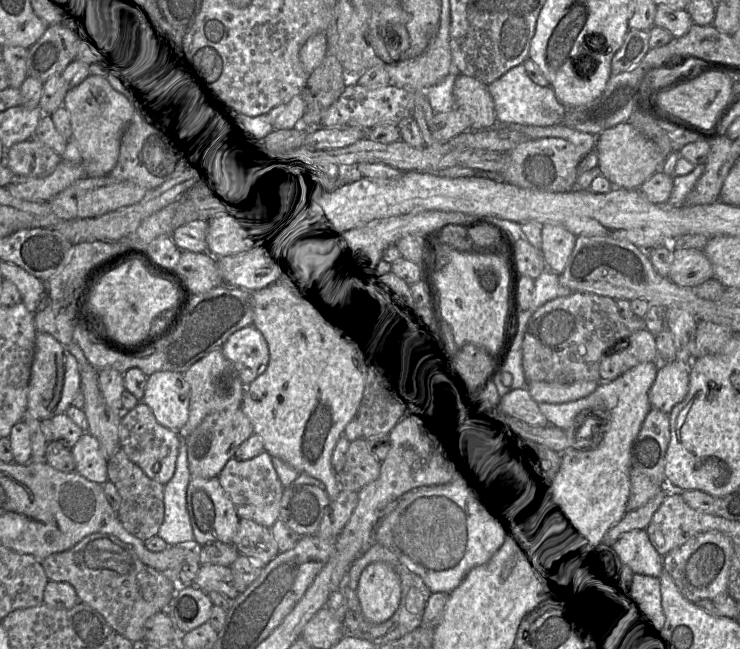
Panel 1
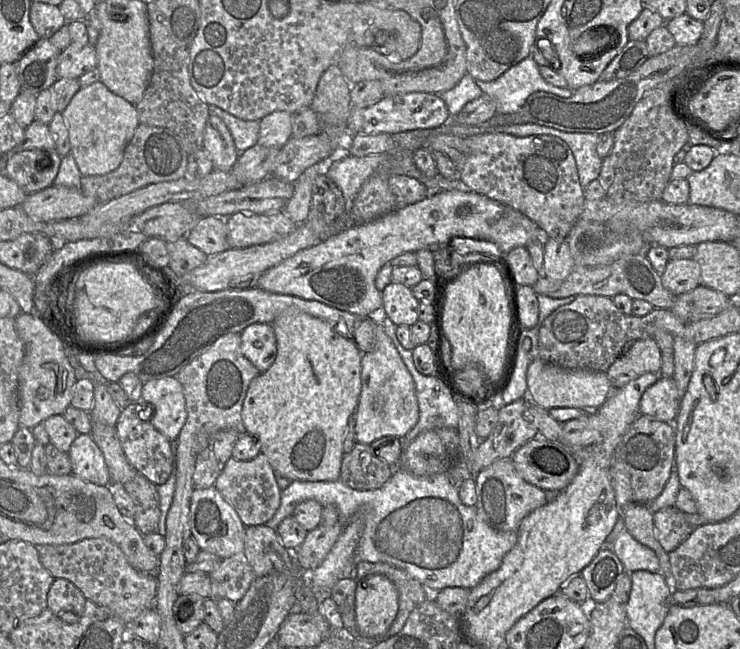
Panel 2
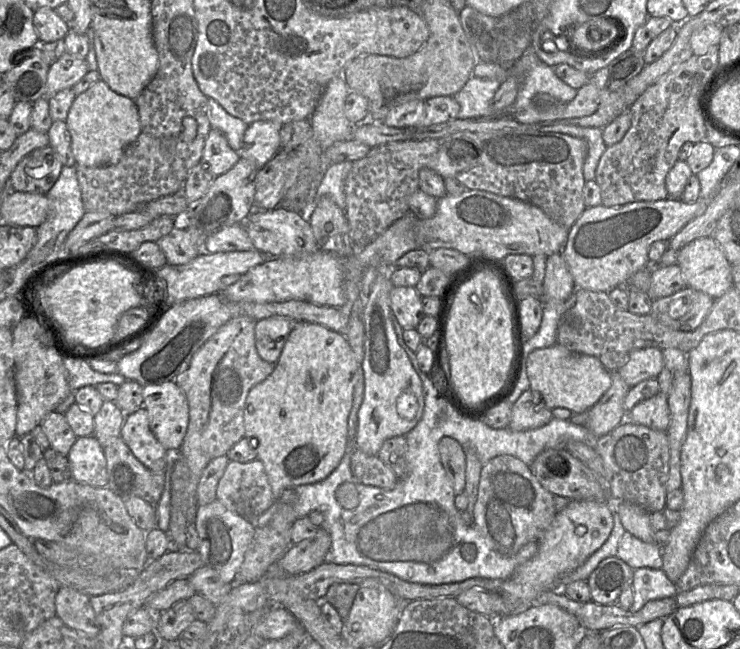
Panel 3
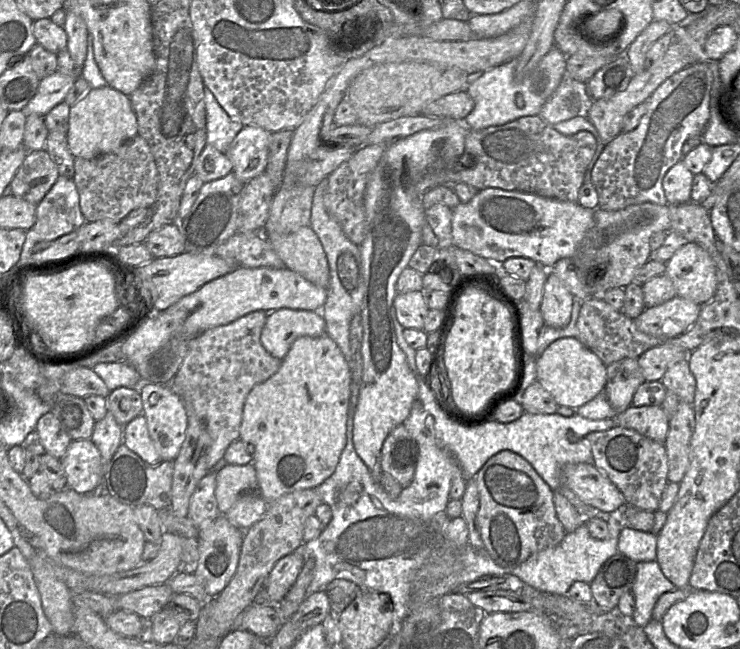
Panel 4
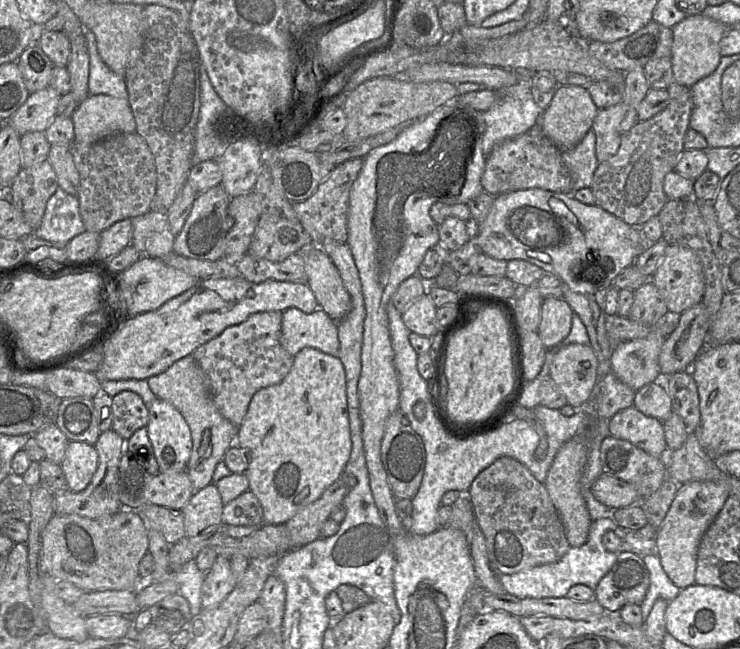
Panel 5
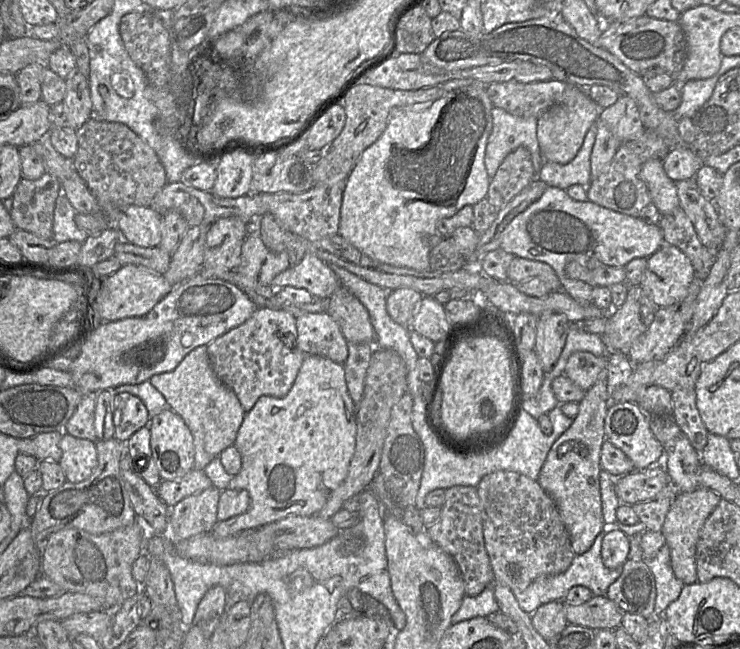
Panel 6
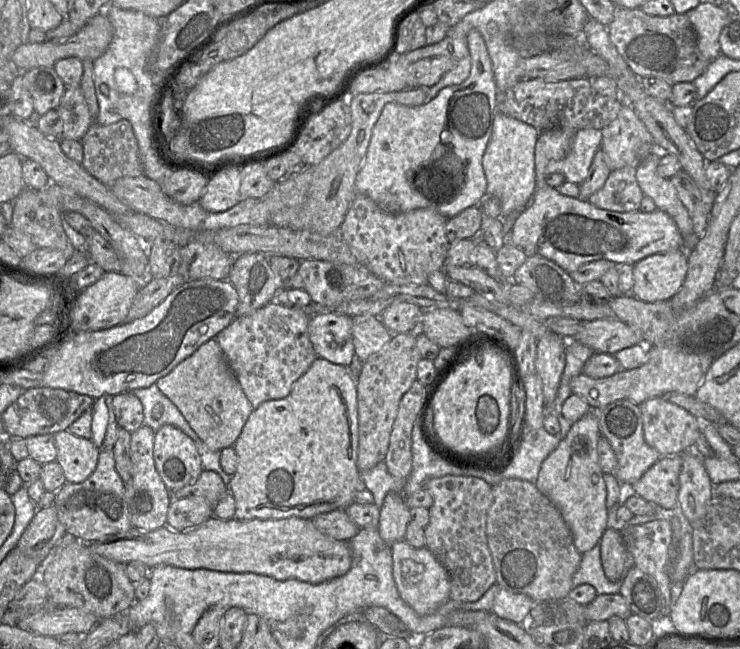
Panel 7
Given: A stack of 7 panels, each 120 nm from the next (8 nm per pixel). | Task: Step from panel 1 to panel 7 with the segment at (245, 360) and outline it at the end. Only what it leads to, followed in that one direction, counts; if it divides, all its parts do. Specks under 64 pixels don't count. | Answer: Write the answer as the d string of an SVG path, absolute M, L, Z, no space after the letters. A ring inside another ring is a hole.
M318 312L310 318L308 335L318 357L345 367L351 364L355 355L351 316Z

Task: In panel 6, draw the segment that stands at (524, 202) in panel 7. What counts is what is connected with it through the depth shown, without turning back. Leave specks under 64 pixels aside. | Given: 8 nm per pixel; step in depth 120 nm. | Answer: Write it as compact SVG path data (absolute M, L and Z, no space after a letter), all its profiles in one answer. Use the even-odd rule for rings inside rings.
M493 107L491 114L492 131L488 138L484 158L484 163L489 178L492 179L495 176L499 166L509 153L511 153L518 147L524 147L530 152L533 168L538 179L538 174L541 171L541 168L545 161L541 154L540 146L537 139L537 119L534 117L516 117L503 109L495 107Z

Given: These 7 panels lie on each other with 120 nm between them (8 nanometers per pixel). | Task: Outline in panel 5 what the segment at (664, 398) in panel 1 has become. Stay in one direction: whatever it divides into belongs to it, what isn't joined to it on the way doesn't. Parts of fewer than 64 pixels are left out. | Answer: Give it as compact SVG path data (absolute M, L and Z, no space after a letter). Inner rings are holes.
M631 406L617 412L609 419L608 425L613 437L629 441L652 456L665 459L667 443L662 421Z

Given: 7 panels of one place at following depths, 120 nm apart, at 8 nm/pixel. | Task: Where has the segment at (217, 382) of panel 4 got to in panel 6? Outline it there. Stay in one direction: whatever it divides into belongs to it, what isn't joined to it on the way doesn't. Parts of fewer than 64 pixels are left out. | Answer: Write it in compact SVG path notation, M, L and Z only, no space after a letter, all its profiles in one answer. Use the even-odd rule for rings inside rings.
M258 307L243 324L210 342L207 351L214 373L224 385L233 390L247 413L261 396L284 397L290 391L306 356L297 348L296 340L296 317L285 310Z

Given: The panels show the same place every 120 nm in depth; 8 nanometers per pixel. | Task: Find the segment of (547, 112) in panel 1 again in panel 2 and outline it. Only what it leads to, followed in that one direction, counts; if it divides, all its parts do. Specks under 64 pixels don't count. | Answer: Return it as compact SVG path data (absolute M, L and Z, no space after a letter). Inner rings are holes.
M528 56L510 67L497 79L477 81L483 94L496 102L496 114L511 114L519 111L528 97L537 91L551 93L563 98L571 97L569 88L559 88L546 82L539 72L539 65Z

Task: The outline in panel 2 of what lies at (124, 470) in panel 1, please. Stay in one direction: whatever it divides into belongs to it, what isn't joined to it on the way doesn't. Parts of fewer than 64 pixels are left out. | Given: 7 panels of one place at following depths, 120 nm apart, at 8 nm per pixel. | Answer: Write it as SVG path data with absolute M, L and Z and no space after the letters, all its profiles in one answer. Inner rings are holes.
M139 473L132 481L122 486L131 497L135 507L133 525L142 535L157 532L160 519L157 486Z

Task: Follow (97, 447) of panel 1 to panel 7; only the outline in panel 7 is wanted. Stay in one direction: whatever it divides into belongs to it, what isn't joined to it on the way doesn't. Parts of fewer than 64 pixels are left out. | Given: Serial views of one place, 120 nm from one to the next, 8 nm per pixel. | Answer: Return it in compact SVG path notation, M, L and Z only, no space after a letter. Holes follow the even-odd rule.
M62 430L54 434L54 441L56 462L61 466L68 483L81 483L95 471L100 450L91 439Z

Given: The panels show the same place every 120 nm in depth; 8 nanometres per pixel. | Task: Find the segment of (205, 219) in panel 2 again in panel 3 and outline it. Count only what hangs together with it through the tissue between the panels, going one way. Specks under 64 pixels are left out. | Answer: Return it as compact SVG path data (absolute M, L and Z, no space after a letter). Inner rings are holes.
M242 224L222 227L203 243L203 252L251 251L255 247Z

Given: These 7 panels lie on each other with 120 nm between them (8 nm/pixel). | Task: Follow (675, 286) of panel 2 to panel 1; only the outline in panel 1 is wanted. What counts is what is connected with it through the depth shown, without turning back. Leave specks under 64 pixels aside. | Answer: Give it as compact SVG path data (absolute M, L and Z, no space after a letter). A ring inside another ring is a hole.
M674 249L668 277L673 283L694 290L714 278L712 265L703 250Z

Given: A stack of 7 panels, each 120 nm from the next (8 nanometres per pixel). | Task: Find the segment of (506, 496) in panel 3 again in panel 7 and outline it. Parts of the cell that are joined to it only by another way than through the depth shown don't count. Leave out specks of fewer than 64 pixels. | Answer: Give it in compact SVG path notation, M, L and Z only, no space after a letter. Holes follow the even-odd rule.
M504 479L492 486L493 503L486 520L487 544L496 573L496 584L514 594L525 594L534 602L561 600L573 589L573 576L582 554L575 547L572 533L556 506L538 488L521 479Z

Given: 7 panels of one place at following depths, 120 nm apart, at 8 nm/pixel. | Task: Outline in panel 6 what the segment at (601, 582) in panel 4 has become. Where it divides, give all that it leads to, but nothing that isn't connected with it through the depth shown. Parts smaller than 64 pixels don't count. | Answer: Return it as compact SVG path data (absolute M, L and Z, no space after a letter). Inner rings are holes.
M628 559L621 575L609 586L606 597L622 611L650 619L655 608L656 584L646 562Z

